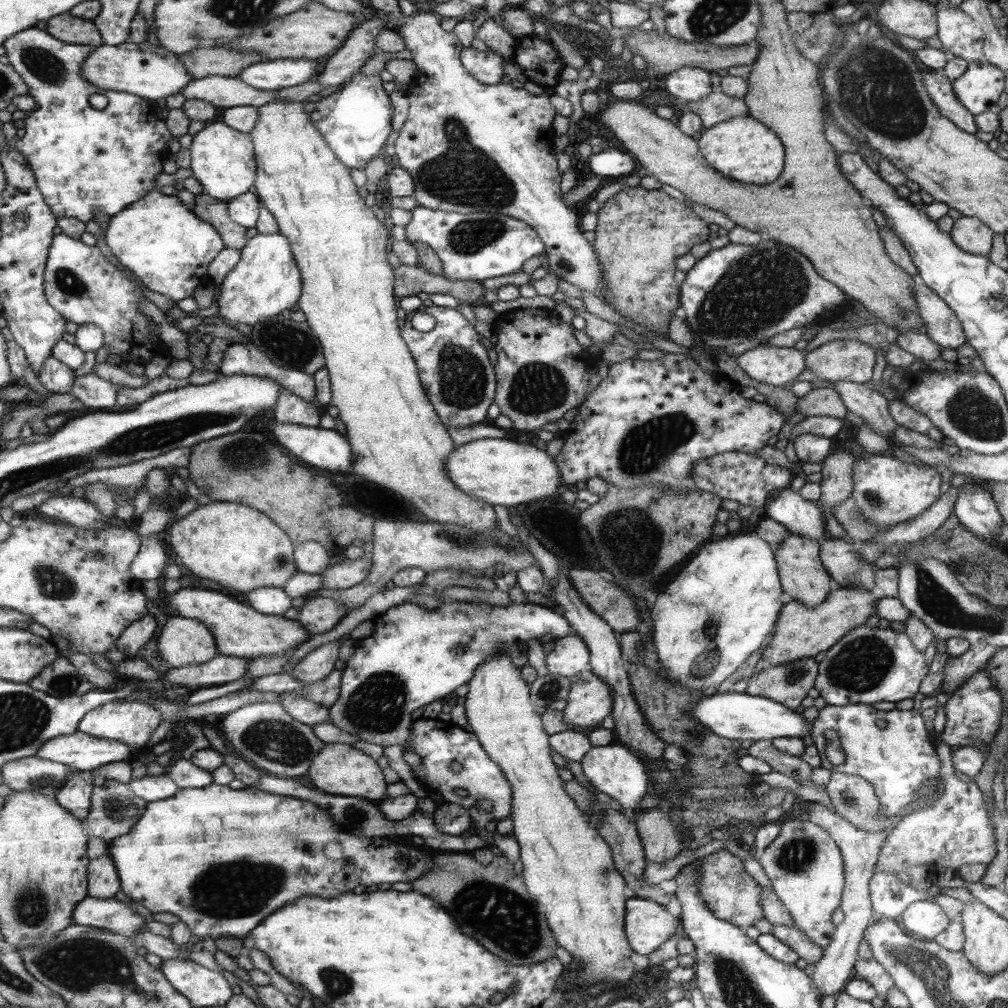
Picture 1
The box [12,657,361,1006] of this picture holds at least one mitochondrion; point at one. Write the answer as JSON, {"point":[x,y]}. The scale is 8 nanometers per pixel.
{"point":[84,964]}

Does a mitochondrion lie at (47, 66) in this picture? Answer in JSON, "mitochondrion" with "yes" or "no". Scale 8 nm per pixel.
{"mitochondrion":"yes"}

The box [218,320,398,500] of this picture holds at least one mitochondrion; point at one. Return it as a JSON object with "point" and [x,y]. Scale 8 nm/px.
{"point":[228,453]}

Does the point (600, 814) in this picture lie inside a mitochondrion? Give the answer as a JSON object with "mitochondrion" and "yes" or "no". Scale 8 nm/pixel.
{"mitochondrion":"no"}

